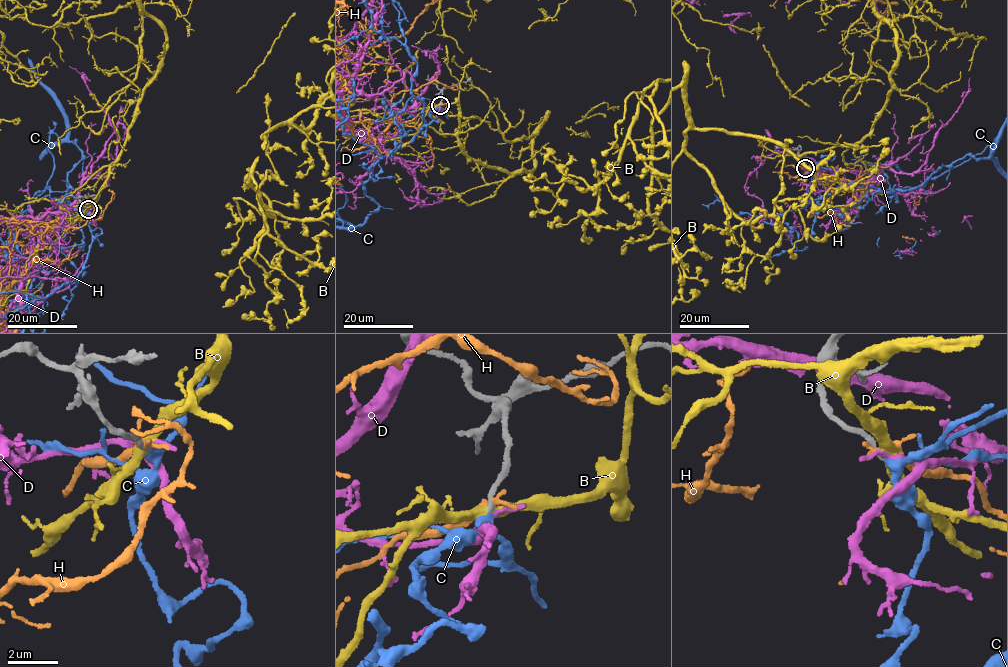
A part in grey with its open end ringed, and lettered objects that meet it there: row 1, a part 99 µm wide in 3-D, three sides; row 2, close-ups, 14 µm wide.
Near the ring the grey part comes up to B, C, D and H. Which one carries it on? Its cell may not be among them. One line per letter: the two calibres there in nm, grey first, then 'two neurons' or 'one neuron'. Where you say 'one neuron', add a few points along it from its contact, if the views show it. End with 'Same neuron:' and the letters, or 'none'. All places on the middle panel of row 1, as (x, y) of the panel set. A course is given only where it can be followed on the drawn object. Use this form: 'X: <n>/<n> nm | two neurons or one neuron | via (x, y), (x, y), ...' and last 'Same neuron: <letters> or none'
B: 200/440 nm | two neurons
C: 200/360 nm | one neuron
D: 200/140 nm | two neurons
H: 240/200 nm | two neurons
Same neuron: C

